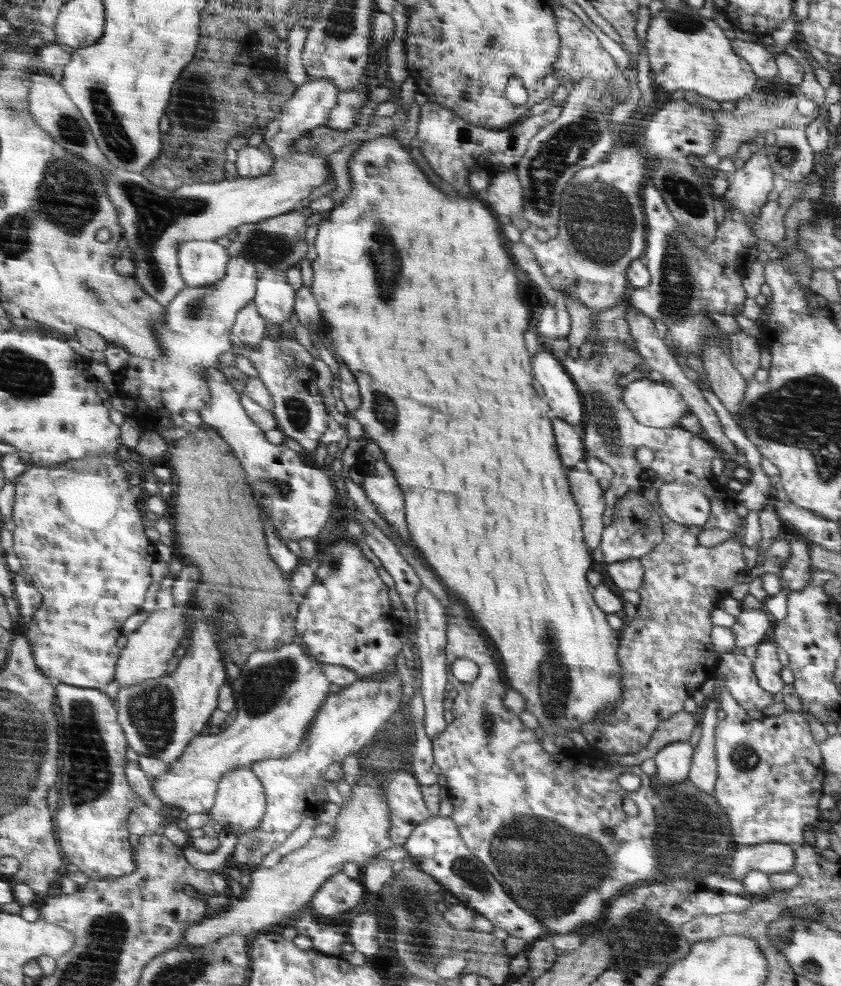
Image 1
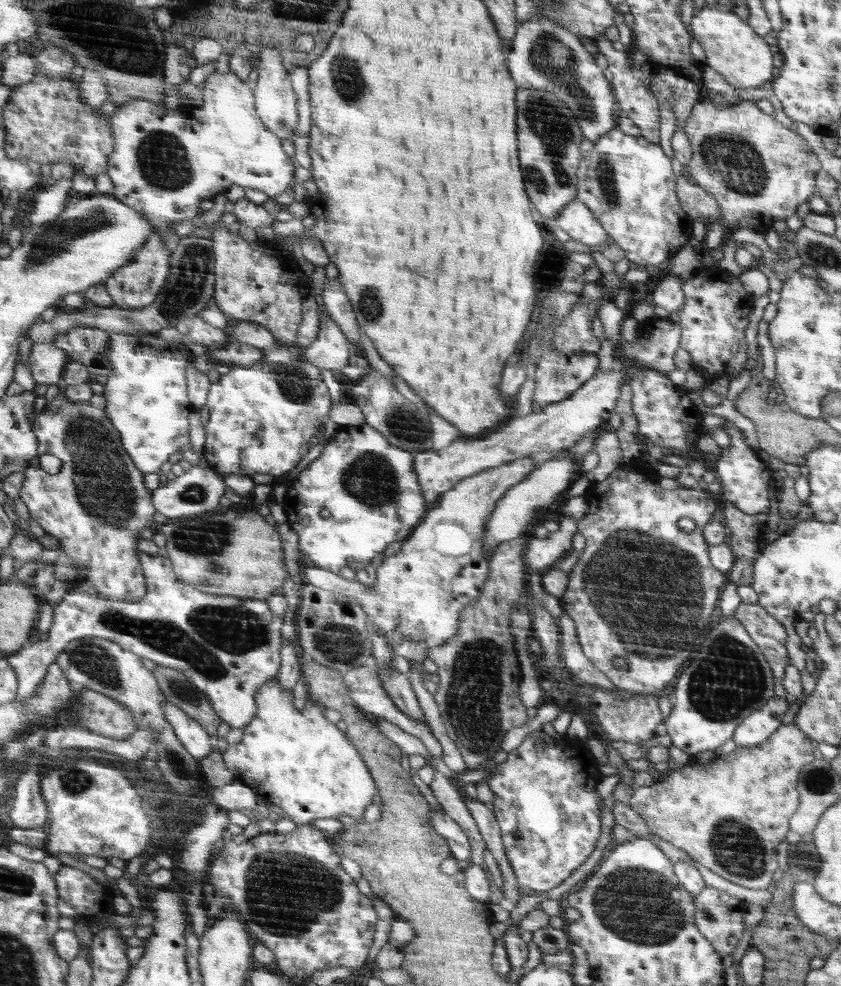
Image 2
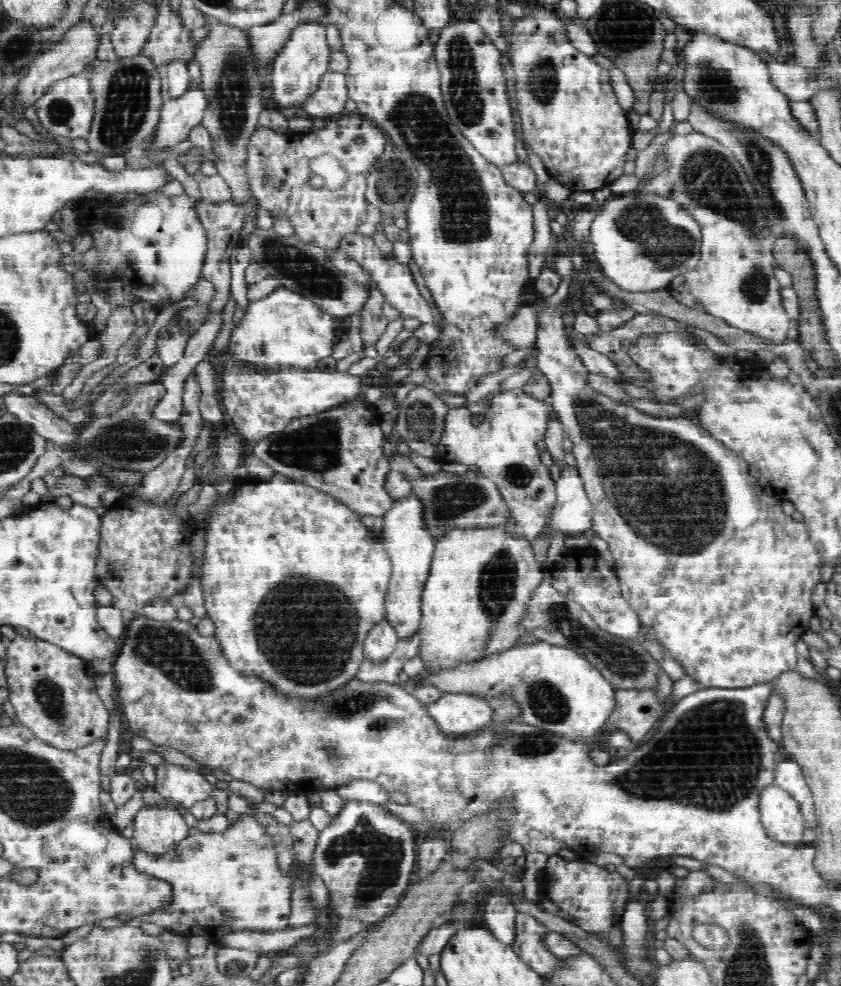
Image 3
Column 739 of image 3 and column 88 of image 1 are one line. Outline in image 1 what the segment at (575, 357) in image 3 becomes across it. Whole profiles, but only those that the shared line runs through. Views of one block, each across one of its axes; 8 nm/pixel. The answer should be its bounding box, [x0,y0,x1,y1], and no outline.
[12,455,160,689]

